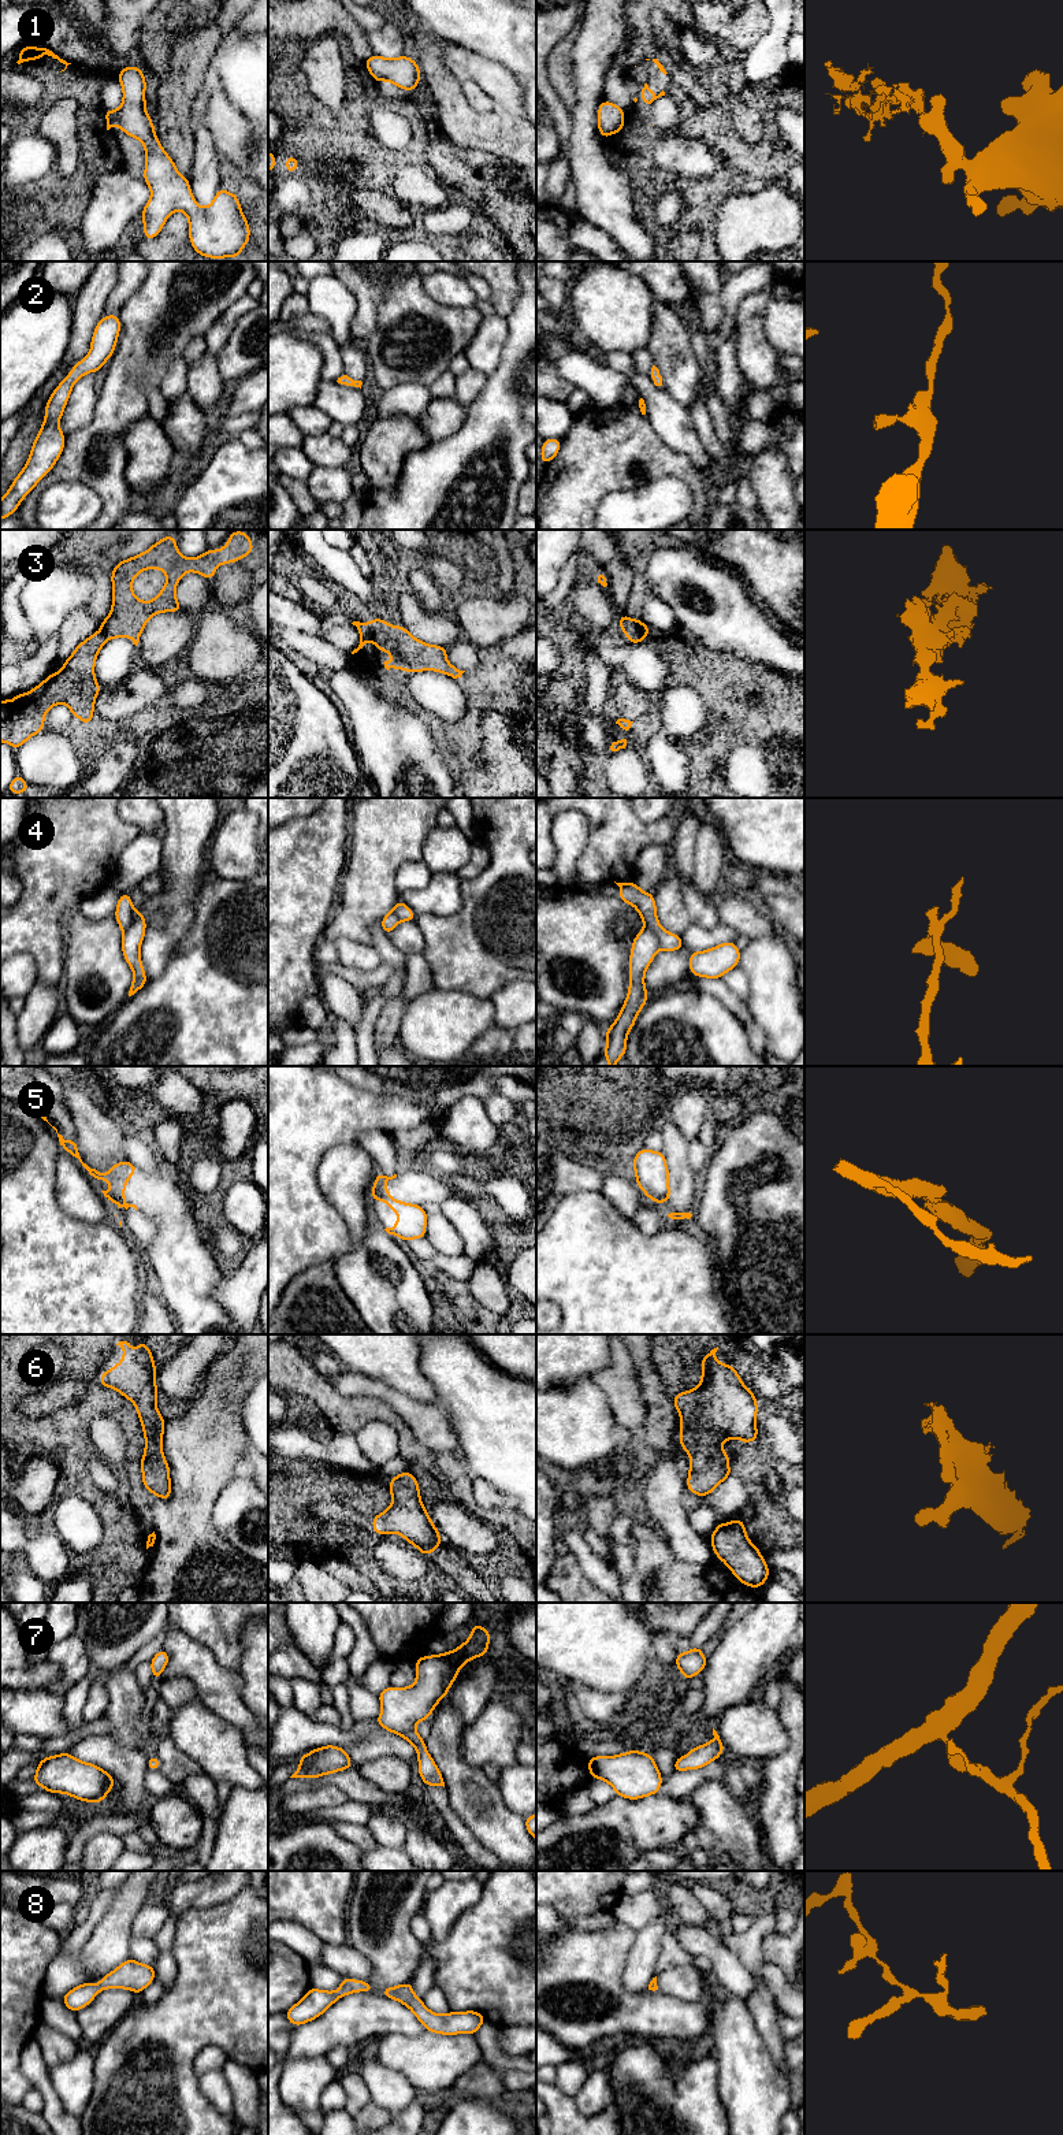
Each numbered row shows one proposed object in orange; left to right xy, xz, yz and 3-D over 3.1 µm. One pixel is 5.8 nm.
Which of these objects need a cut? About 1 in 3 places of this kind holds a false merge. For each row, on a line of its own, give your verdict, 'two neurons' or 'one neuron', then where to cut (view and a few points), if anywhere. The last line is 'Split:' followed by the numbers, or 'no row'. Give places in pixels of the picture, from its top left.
1: two neurons | yz (623, 122), (617, 130)
2: one neuron | no cut
3: one neuron | no cut
4: two neurons | yz (646, 925), (654, 932), (660, 947)
5: two neurons | xz (372, 1195), (393, 1199)
6: one neuron | no cut
7: one neuron | no cut
8: one neuron | no cut
Split: 1, 4, 5

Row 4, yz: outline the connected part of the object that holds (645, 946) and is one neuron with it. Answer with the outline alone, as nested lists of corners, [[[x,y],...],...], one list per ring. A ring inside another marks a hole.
[[[647,927],[632,942],[628,995],[614,1024],[606,1029],[603,1055],[609,1066],[616,1066],[617,1061],[625,1055],[628,1032],[633,1028],[638,1014],[648,999],[648,991],[644,988],[644,974],[658,950],[658,937]]]

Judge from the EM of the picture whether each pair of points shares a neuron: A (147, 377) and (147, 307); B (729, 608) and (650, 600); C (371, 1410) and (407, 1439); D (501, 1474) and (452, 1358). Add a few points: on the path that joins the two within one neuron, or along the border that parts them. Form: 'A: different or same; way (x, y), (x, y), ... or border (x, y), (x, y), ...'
A: same; way (147, 359), (147, 325)
B: different; border (646, 585), (672, 611), (677, 628)
C: same; way (381, 1410), (402, 1429)
D: same; way (501, 1445), (501, 1421), (468, 1387)

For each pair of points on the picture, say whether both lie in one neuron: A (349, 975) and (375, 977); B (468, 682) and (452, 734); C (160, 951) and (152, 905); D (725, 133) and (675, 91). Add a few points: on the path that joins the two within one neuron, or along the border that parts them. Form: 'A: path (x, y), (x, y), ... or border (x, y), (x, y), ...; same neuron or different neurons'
A: path (356, 977), (368, 977); same neuron
B: path (474, 695), (474, 710), (465, 721); same neuron
C: path (159, 940), (152, 931), (151, 916); same neuron
D: path (712, 122), (701, 121), (684, 104); same neuron

